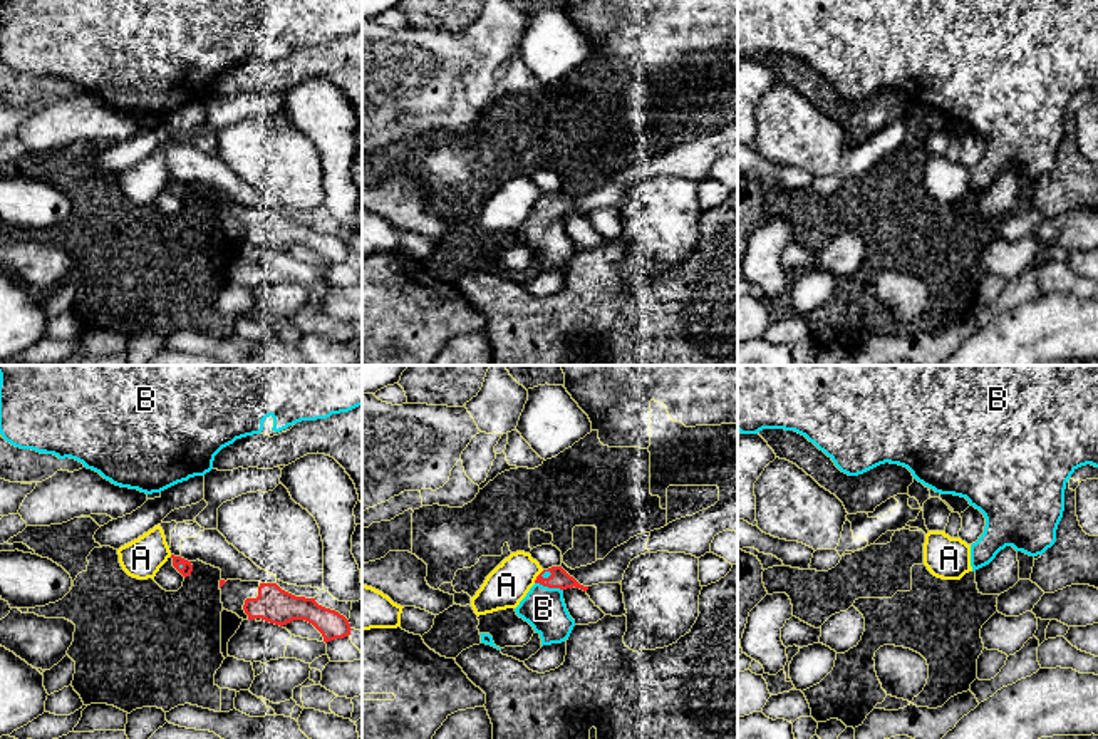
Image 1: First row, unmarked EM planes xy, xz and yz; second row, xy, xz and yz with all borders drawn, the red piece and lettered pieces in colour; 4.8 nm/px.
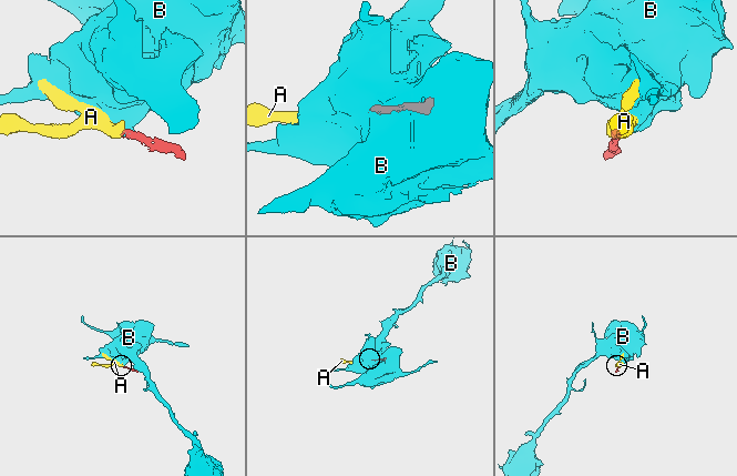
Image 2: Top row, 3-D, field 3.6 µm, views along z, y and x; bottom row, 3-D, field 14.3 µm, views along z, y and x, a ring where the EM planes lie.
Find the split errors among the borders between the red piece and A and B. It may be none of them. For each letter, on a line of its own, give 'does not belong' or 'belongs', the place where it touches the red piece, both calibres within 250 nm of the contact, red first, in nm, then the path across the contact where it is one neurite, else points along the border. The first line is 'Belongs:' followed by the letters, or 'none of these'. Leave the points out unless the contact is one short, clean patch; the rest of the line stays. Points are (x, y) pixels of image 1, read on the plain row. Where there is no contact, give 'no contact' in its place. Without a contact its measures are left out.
Belongs: B
A: does not belong; contact xz (537, 201); calibres 90 and 200 nm; border xz (543, 195), (533, 206)
B: belongs; contact xz (548, 211); calibres 90 and 200 nm

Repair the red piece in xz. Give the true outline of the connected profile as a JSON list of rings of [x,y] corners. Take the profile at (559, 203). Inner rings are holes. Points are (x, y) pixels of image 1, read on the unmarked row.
[[[552,191],[536,201],[535,209],[515,233],[516,240],[540,260],[541,271],[562,268],[570,261],[575,245],[567,235],[563,216],[573,211],[588,214],[562,191]]]

